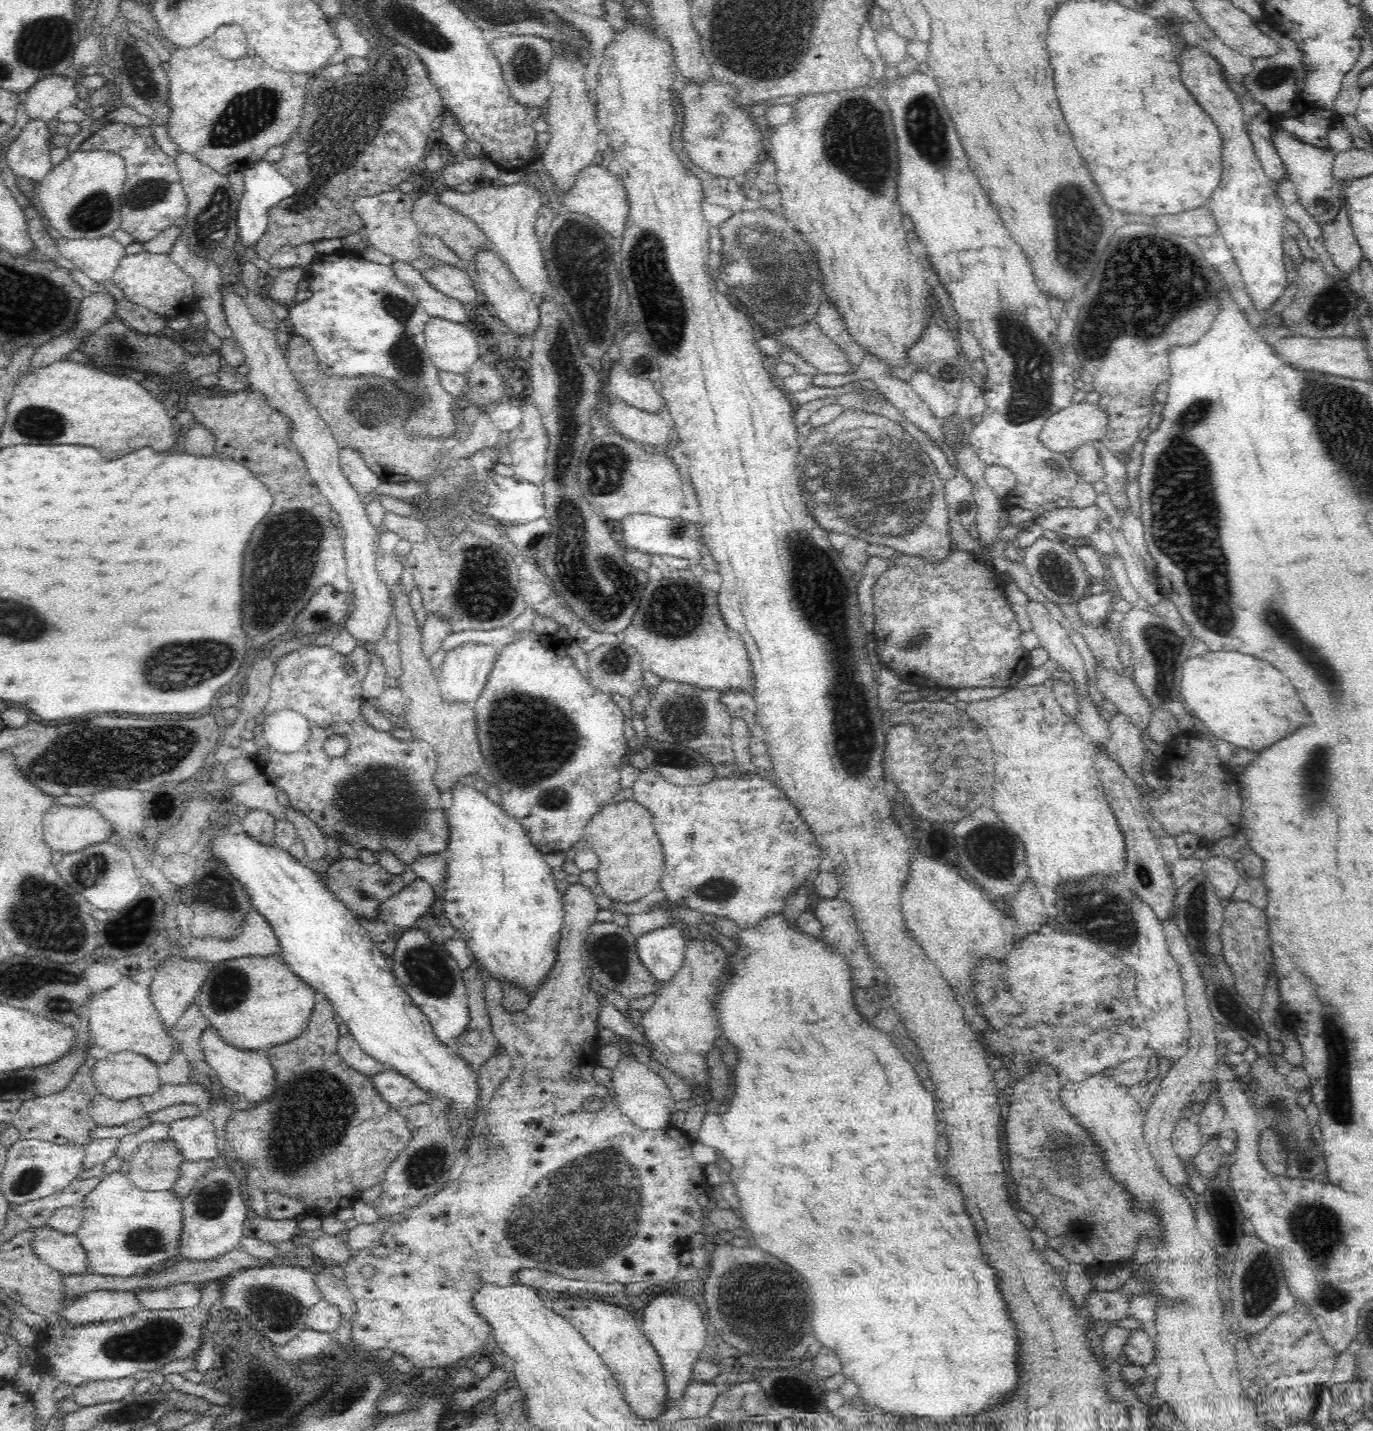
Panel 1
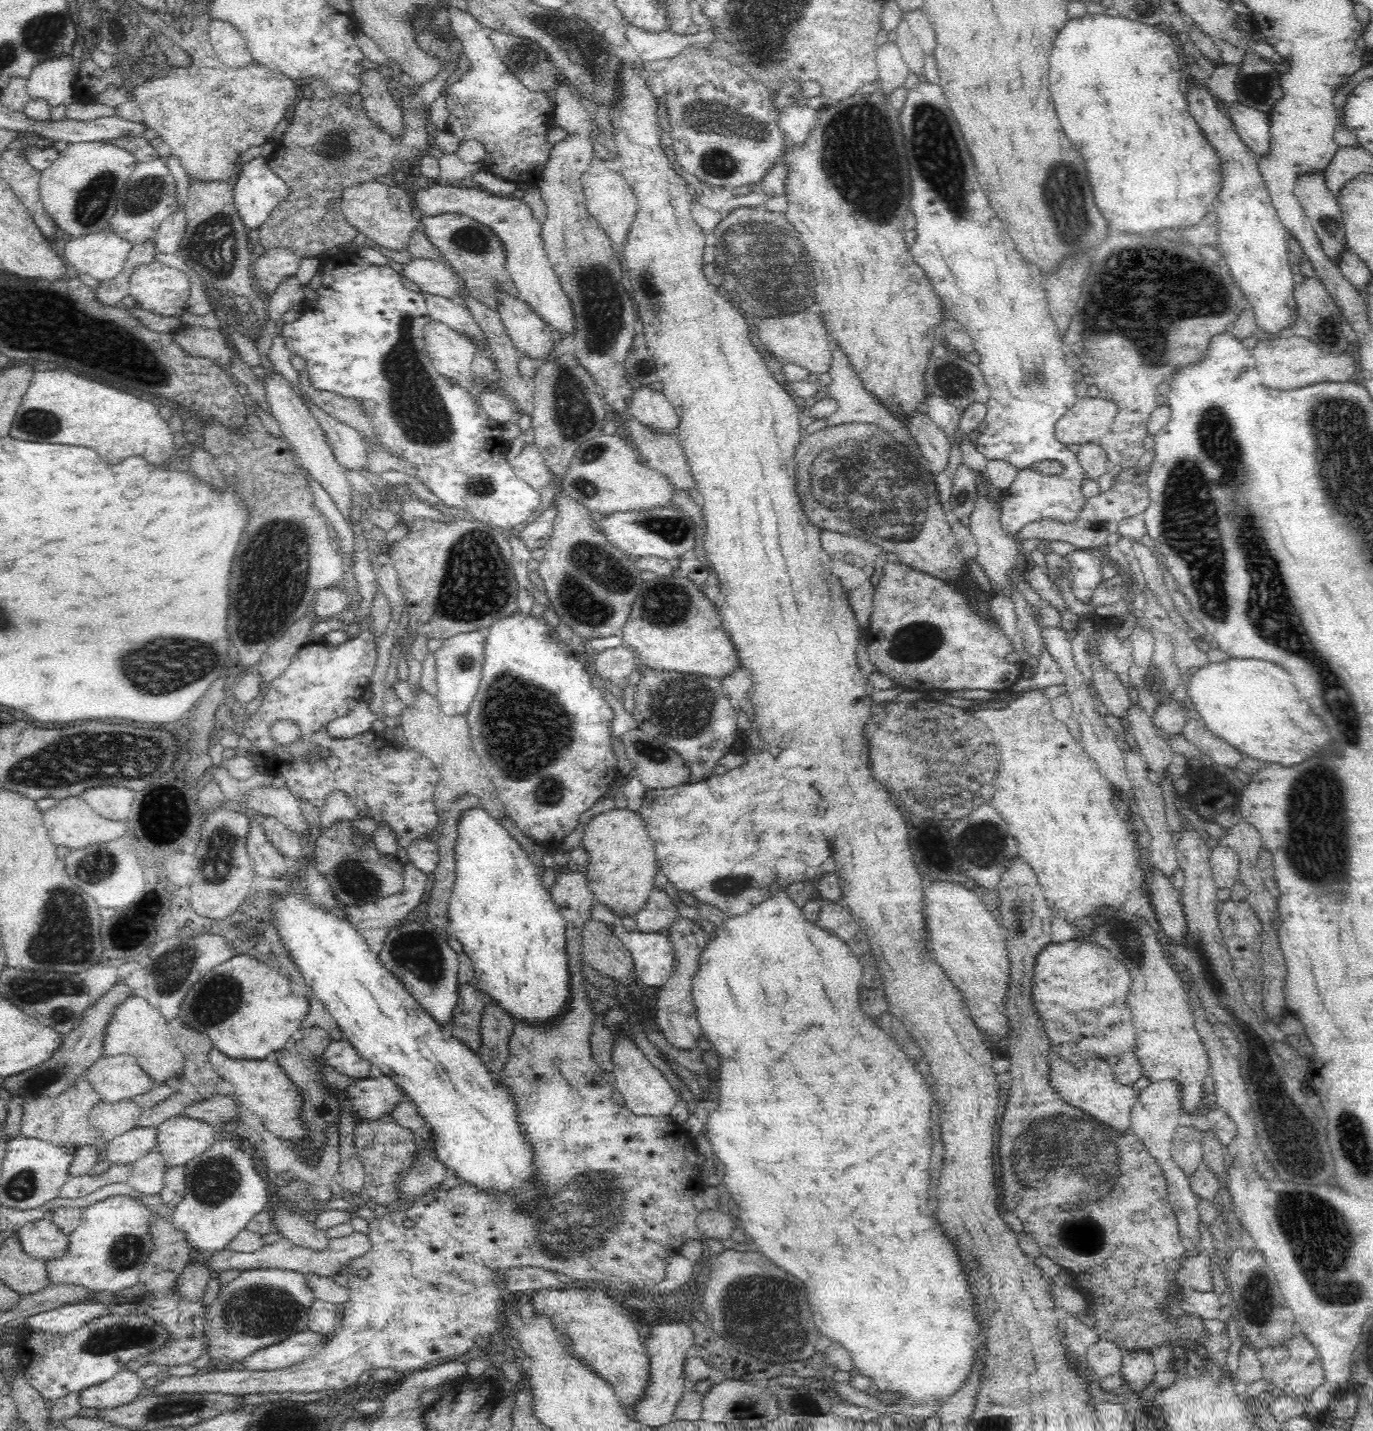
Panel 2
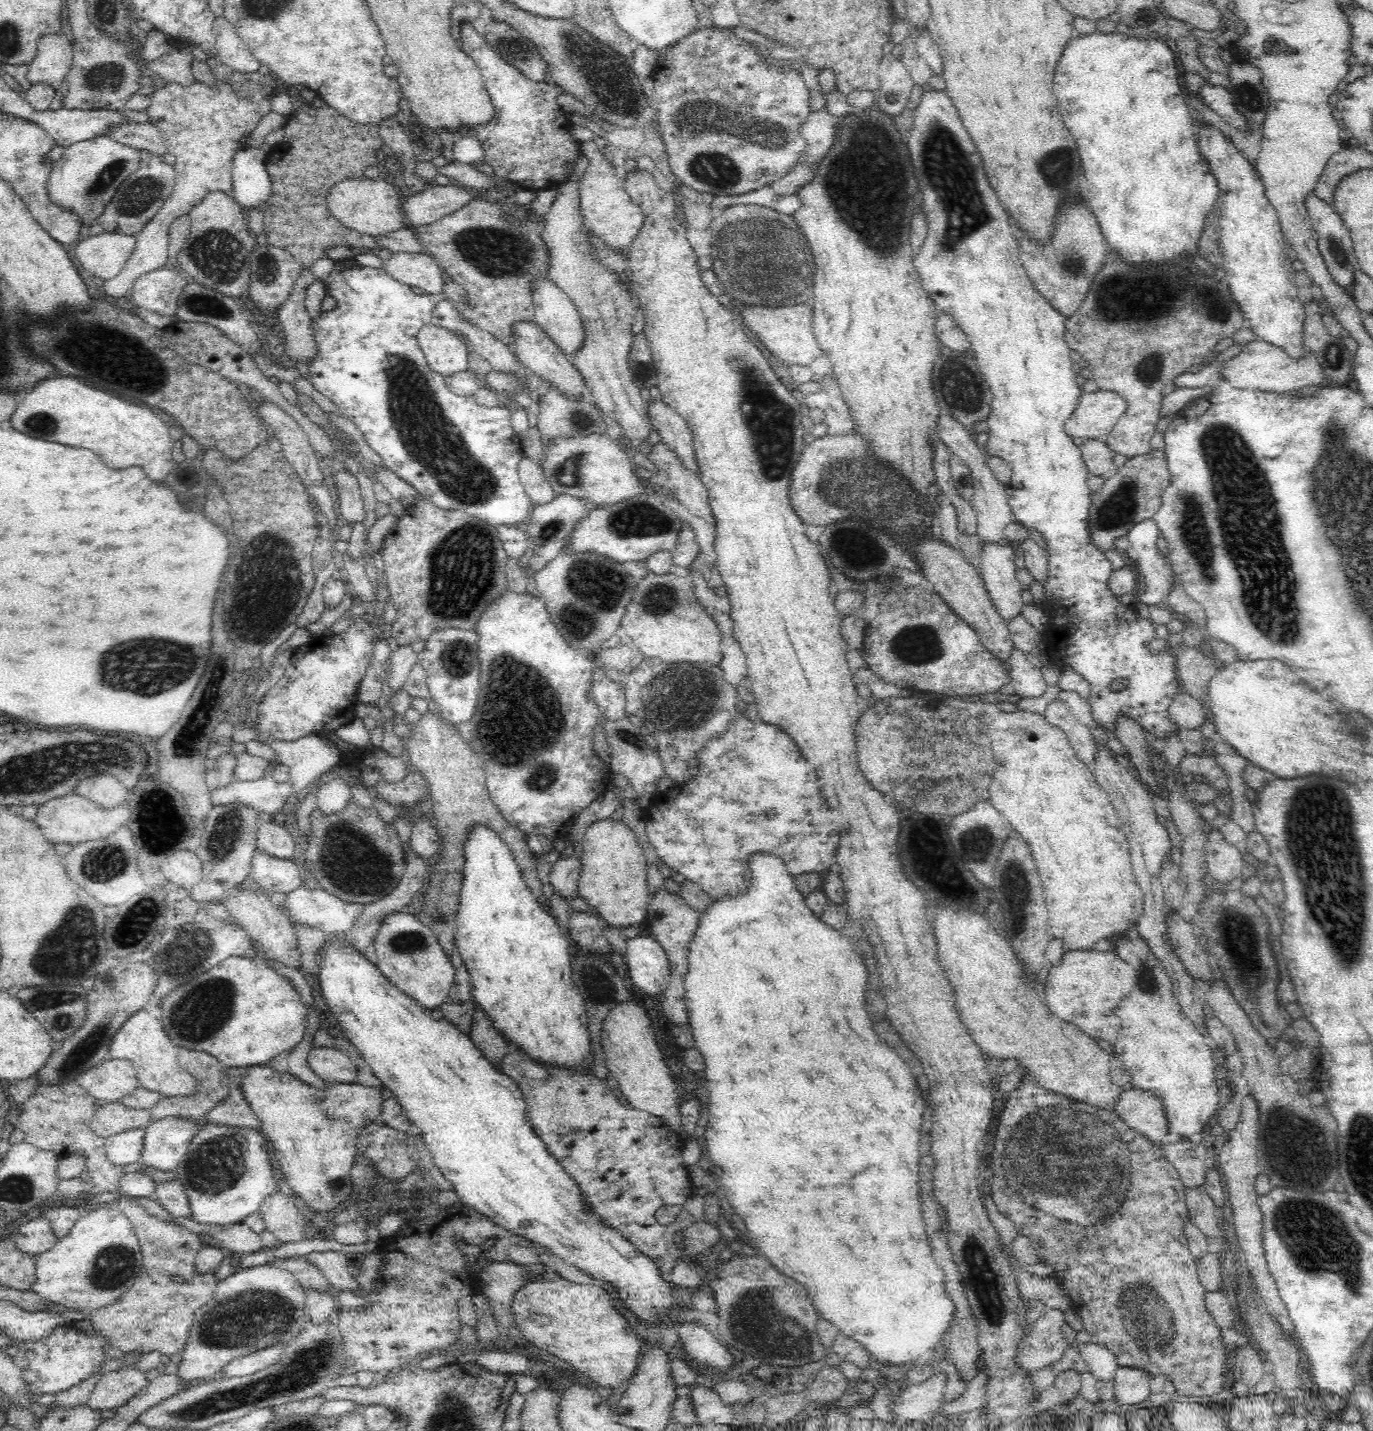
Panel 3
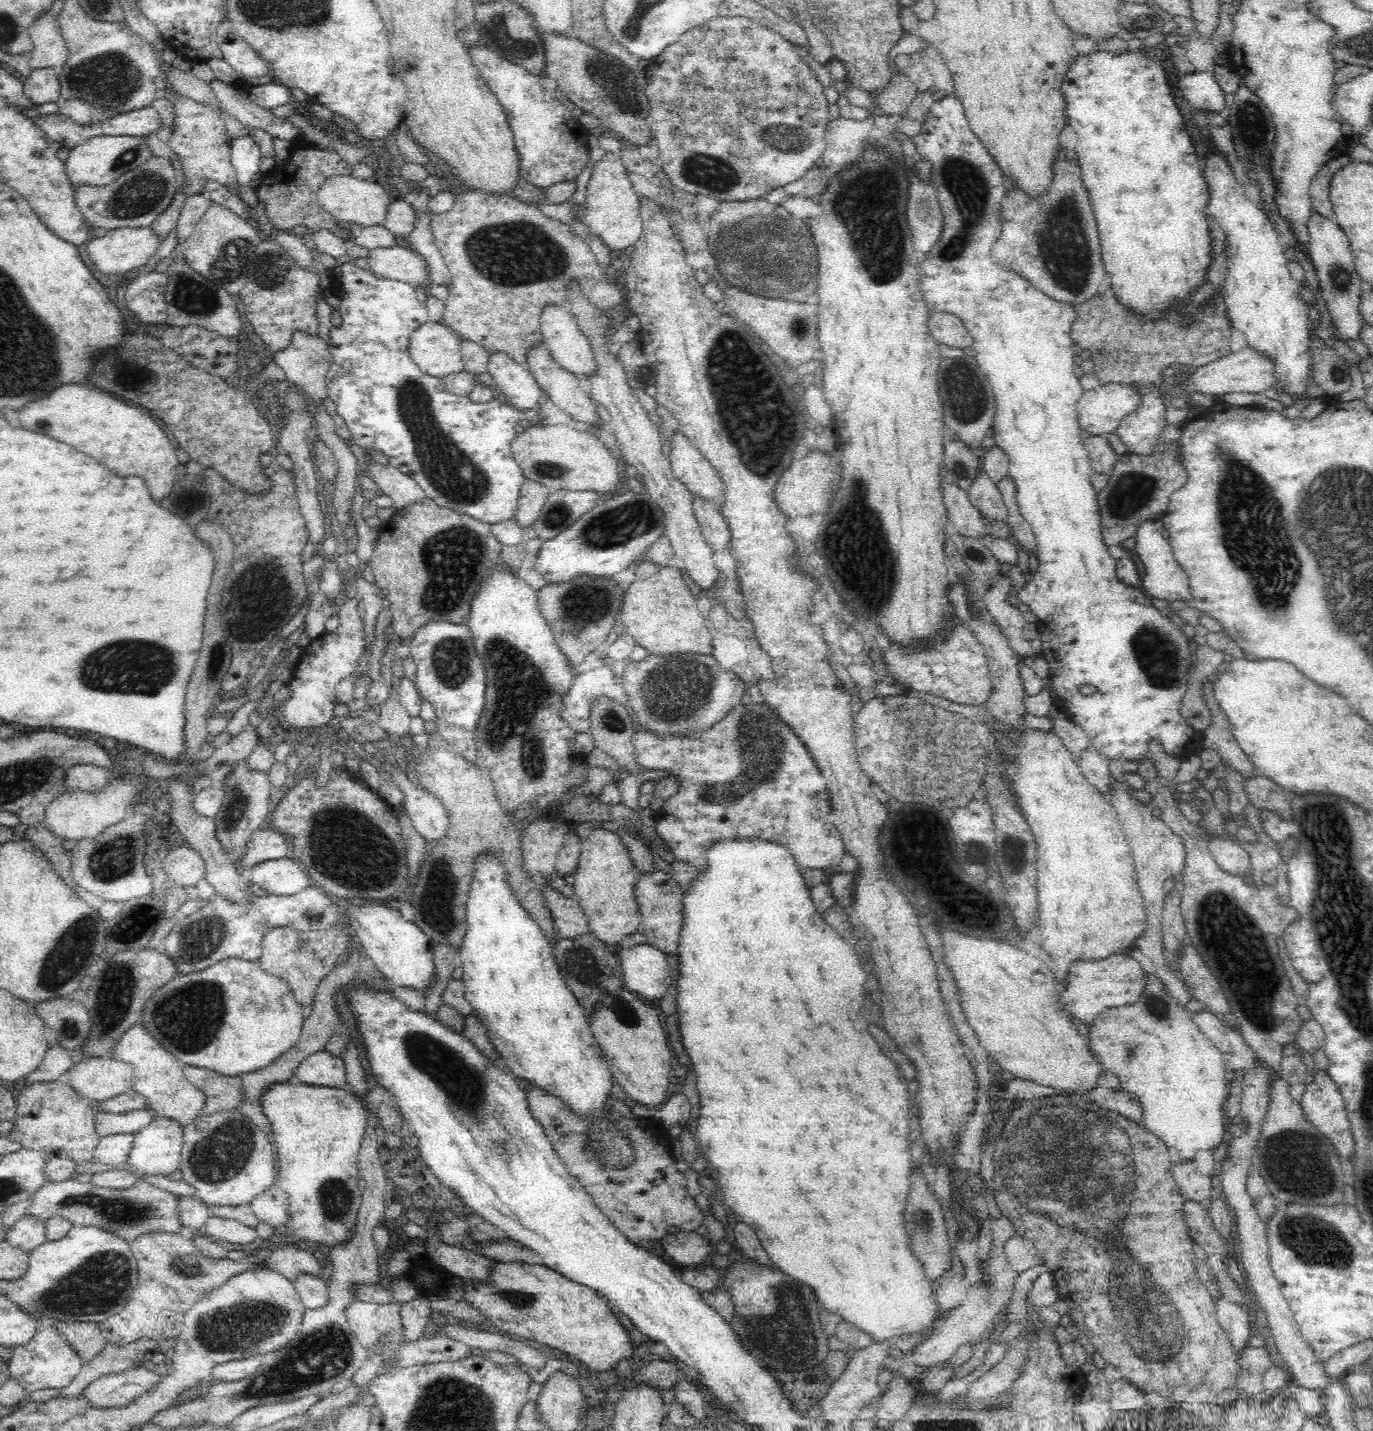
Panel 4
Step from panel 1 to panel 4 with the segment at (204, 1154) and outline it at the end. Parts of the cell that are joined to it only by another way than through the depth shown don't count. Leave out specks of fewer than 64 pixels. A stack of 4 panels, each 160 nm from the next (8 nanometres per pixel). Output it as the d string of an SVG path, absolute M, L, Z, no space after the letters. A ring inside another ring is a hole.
M156 1117L153 1121L135 1133L133 1148L129 1154L129 1163L138 1178L144 1175L163 1175L169 1176L179 1168L181 1161L181 1150L183 1147L183 1126L176 1120Z

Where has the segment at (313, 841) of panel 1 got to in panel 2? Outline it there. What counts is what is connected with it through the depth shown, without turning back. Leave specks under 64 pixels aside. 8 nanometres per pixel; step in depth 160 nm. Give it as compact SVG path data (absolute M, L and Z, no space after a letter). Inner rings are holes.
M268 785L248 791L247 802L241 805L241 810L245 809L273 816L307 840L316 836L316 831L302 814L299 800L286 787L276 789Z

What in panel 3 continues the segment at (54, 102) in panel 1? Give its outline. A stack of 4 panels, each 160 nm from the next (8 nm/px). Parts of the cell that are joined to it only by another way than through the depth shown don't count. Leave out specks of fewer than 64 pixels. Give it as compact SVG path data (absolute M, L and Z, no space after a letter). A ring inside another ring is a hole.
M63 33L42 37L34 60L27 66L28 83L59 90L72 63L73 46Z

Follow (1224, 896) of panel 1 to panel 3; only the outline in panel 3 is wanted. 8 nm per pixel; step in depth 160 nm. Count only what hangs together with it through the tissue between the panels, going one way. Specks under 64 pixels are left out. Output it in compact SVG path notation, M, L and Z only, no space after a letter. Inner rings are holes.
M1219 829L1207 833L1205 859L1206 870L1212 878L1222 885L1231 882L1236 876L1240 876L1240 868L1244 866L1244 858L1234 845L1230 845L1222 837Z

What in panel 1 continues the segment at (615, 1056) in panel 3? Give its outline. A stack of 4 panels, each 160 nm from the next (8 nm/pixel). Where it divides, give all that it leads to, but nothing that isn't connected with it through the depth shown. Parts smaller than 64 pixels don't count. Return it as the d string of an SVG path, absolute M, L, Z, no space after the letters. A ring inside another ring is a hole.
M623 1050L620 1062L611 1070L610 1086L614 1086L615 1101L624 1116L642 1130L667 1128L671 1125L670 1117L676 1112L676 1105L670 1095L670 1089L658 1073L638 1062L634 1055Z

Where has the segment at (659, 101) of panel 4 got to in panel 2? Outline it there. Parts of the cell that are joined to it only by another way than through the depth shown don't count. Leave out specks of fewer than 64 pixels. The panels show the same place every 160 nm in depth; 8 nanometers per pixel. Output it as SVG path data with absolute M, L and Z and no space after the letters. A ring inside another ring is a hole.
M704 45L682 50L669 59L663 71L665 105L672 127L676 163L684 172L710 186L733 190L744 184L759 185L764 175L781 161L786 147L776 125L780 109L774 107L774 94L754 82L744 71L726 59L714 59Z

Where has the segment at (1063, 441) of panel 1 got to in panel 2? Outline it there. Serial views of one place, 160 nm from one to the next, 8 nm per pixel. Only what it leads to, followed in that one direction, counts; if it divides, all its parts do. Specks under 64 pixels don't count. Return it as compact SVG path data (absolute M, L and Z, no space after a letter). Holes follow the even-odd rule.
M1082 397L1058 419L1054 426L1054 437L1064 446L1098 442L1110 430L1117 412L1118 407L1102 397Z

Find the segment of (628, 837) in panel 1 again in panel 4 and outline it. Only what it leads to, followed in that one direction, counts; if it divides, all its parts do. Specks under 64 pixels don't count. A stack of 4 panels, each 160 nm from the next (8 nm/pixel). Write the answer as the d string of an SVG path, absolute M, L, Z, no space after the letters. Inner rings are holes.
M598 826L581 844L581 855L574 874L574 899L586 915L591 934L607 946L614 946L634 931L640 931L642 913L634 894L641 877L638 867L630 858L620 831L615 833Z

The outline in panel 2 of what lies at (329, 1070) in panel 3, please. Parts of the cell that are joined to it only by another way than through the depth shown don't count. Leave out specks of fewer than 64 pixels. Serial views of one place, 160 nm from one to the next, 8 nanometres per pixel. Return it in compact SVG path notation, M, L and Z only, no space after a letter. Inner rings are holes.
M347 1039L332 1040L323 1058L327 1066L332 1066L340 1074L357 1079L370 1077L372 1064L356 1052L354 1046Z

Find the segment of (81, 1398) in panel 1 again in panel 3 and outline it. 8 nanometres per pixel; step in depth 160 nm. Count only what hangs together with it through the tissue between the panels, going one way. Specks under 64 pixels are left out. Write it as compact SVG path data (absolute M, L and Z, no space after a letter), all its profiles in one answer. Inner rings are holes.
M134 1366L104 1373L87 1400L87 1405L94 1410L113 1409L126 1404L148 1383L145 1374Z

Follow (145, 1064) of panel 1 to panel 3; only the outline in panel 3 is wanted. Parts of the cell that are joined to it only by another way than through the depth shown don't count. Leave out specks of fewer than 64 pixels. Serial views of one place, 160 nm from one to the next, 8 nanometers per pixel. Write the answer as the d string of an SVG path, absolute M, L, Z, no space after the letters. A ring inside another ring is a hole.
M106 1058L100 1064L78 1075L74 1082L78 1083L90 1096L93 1096L99 1105L119 1101L122 1097L132 1094L140 1086L133 1062L112 1058Z

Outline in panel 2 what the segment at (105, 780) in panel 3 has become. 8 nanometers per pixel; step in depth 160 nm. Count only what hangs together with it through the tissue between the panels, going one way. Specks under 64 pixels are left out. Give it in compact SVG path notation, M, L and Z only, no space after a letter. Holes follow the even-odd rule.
M101 786L83 792L82 797L100 816L113 821L126 822L134 800L134 792L128 788Z

